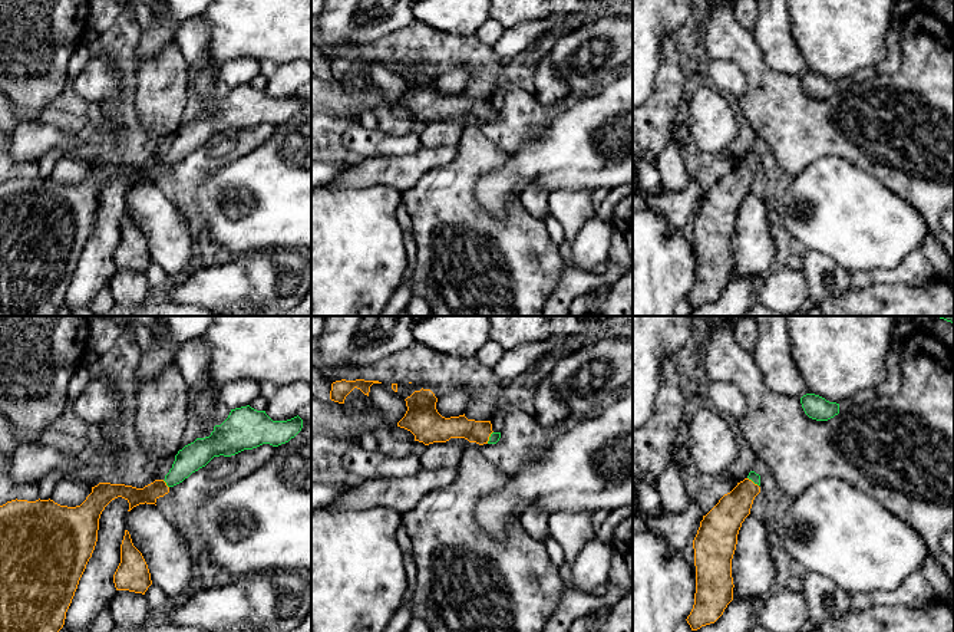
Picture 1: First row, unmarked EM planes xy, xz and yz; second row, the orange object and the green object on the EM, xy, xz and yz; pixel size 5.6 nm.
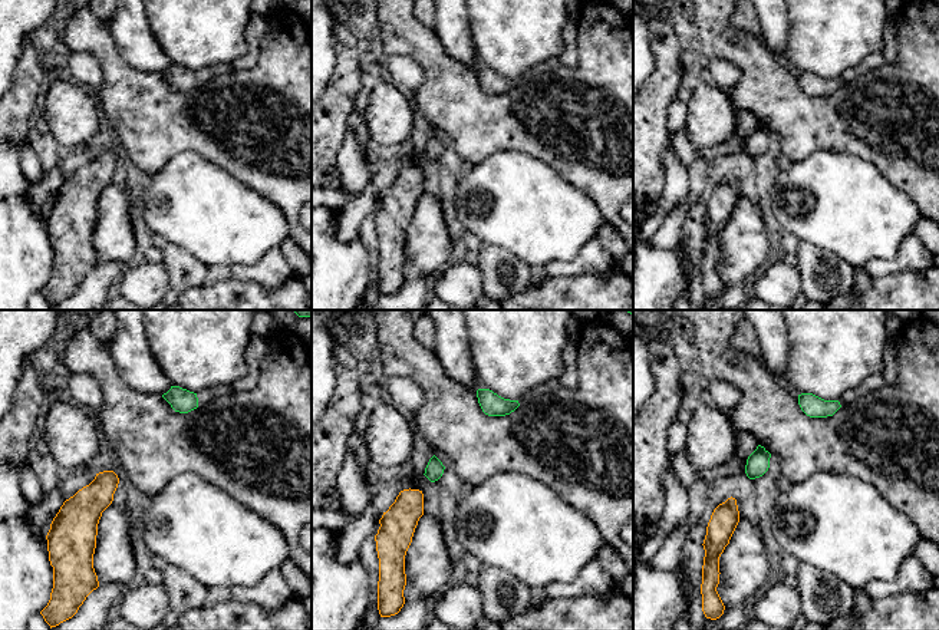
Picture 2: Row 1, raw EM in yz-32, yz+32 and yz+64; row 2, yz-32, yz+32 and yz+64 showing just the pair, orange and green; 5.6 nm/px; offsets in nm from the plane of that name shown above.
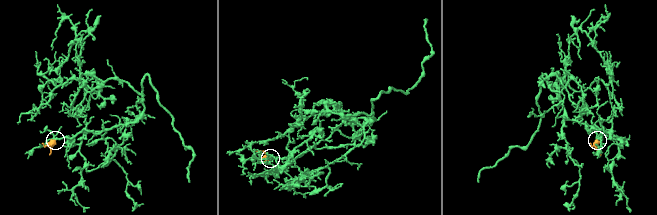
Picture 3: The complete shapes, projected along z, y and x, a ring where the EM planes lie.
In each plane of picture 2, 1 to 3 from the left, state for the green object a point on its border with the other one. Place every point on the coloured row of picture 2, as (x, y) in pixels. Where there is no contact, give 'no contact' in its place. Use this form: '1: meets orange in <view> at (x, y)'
1: no contact
2: no contact
3: no contact

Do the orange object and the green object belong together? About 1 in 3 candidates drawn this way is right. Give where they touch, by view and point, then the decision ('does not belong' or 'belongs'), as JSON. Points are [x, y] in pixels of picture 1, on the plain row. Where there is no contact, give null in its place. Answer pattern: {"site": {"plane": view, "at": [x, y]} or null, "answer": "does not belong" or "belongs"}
{"site": {"plane": "xy", "at": [165, 163]}, "answer": "belongs"}

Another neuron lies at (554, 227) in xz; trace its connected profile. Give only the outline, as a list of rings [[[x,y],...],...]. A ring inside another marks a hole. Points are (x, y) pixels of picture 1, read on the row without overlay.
[[[551,214],[547,215],[547,218],[544,220],[549,238],[554,243],[555,247],[561,246],[565,240],[565,233],[564,228],[561,226],[561,223],[552,217]]]

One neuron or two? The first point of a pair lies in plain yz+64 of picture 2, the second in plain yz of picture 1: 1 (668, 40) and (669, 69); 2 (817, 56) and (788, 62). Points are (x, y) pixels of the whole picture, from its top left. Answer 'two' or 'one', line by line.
1: one
2: two

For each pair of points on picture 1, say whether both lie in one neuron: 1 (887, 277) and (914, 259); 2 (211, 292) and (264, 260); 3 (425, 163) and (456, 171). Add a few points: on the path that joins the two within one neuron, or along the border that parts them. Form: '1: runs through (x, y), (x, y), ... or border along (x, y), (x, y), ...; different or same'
1: runs through (894, 276), (907, 266); same
2: runs through (224, 287), (240, 285), (251, 273); same
3: border along (458, 147), (448, 163), (431, 168), (411, 187); different

